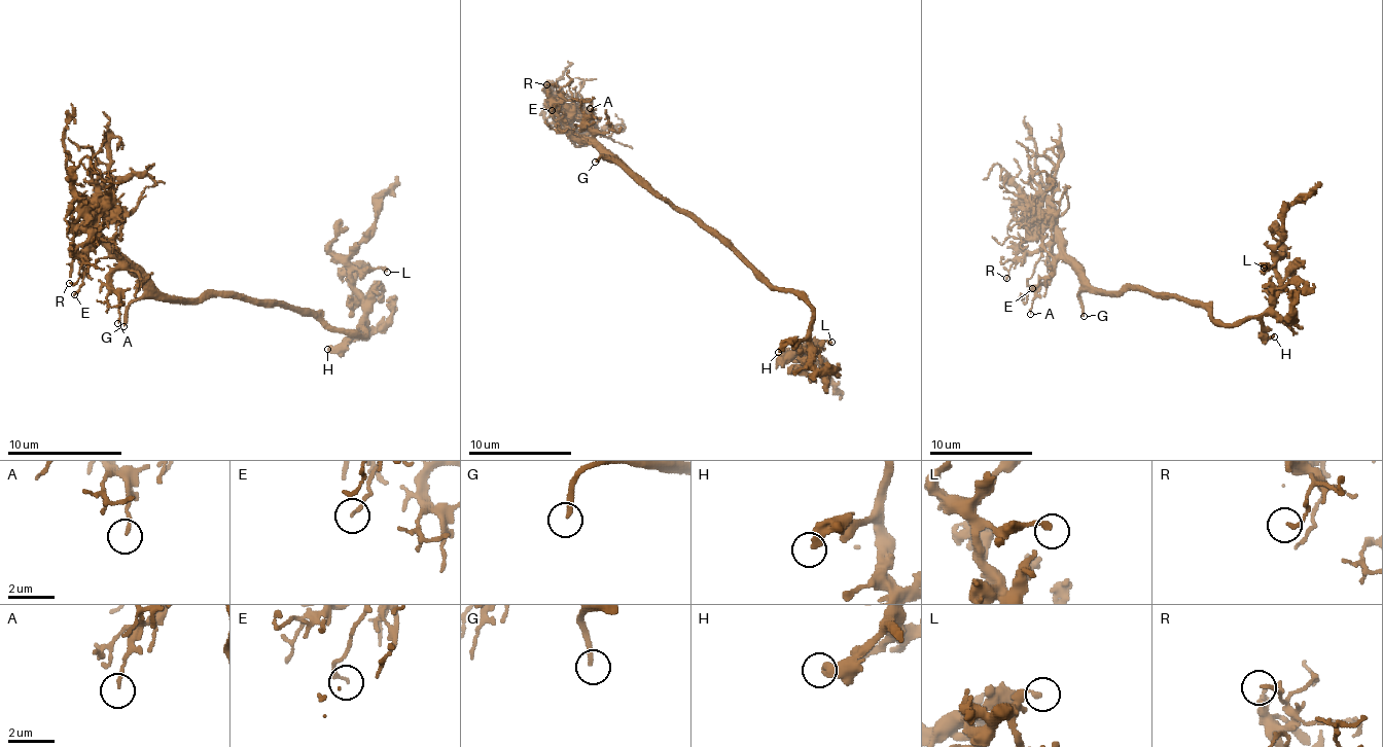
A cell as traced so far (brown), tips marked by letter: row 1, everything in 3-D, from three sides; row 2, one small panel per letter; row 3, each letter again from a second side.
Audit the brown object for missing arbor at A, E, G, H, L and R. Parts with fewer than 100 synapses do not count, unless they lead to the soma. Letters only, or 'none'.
G

